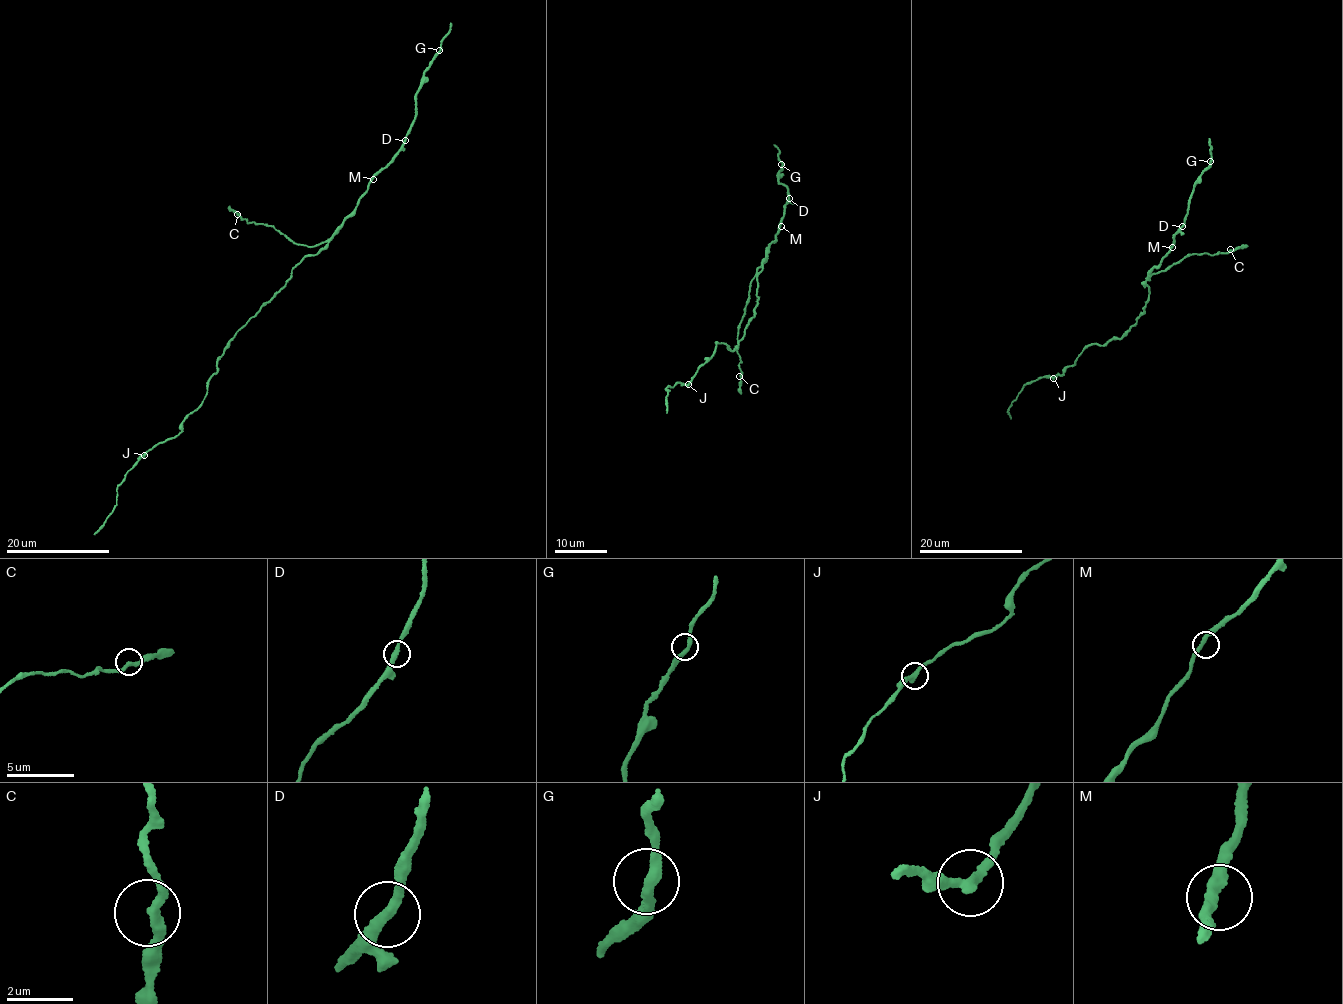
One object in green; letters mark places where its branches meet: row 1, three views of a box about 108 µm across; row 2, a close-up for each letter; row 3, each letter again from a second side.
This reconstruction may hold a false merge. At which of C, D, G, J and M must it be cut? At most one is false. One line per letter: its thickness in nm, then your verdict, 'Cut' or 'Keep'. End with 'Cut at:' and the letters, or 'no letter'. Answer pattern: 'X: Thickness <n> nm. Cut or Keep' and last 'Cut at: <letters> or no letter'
C: Thickness 280 nm. Keep
D: Thickness 280 nm. Keep
G: Thickness 300 nm. Keep
J: Thickness 280 nm. Cut
M: Thickness 320 nm. Keep
Cut at: J

